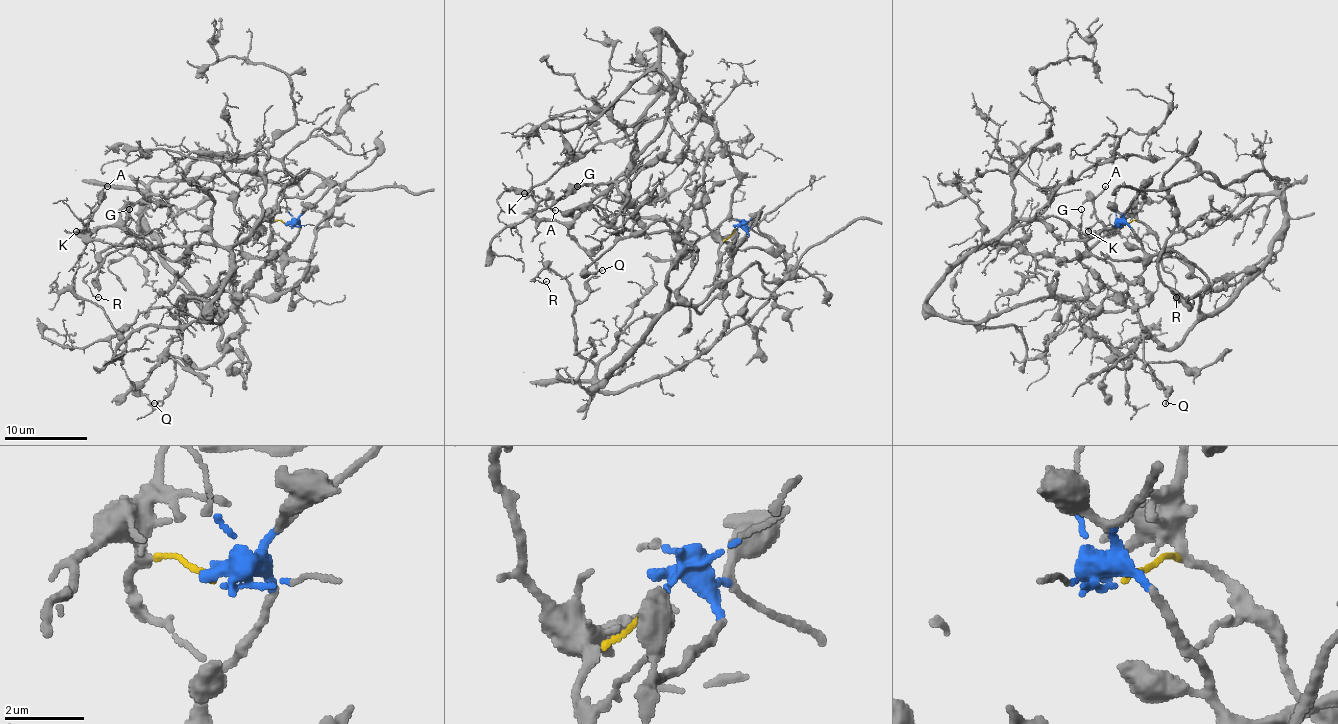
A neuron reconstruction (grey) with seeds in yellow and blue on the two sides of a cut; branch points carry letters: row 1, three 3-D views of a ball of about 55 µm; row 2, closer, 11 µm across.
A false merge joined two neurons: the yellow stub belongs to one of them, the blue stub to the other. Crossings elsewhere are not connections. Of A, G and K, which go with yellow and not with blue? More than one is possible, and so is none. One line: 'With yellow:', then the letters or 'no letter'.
With yellow: A, G, K

